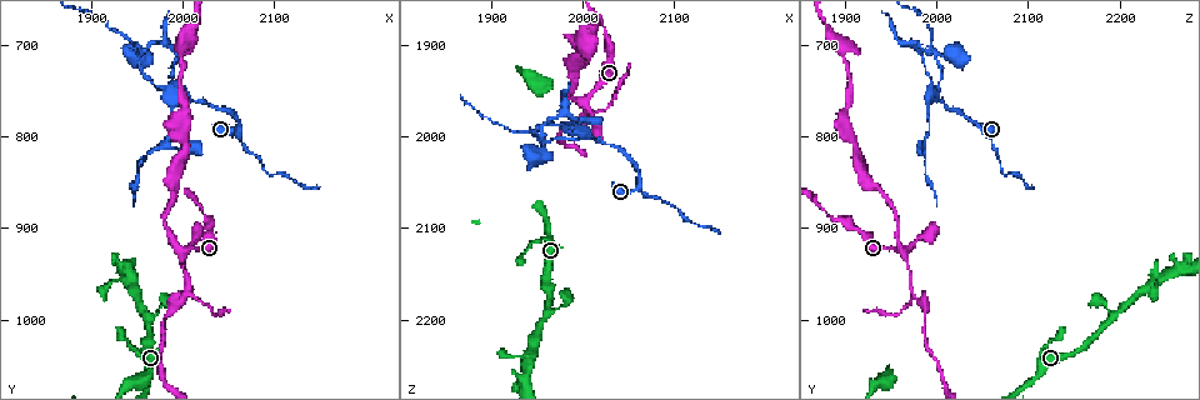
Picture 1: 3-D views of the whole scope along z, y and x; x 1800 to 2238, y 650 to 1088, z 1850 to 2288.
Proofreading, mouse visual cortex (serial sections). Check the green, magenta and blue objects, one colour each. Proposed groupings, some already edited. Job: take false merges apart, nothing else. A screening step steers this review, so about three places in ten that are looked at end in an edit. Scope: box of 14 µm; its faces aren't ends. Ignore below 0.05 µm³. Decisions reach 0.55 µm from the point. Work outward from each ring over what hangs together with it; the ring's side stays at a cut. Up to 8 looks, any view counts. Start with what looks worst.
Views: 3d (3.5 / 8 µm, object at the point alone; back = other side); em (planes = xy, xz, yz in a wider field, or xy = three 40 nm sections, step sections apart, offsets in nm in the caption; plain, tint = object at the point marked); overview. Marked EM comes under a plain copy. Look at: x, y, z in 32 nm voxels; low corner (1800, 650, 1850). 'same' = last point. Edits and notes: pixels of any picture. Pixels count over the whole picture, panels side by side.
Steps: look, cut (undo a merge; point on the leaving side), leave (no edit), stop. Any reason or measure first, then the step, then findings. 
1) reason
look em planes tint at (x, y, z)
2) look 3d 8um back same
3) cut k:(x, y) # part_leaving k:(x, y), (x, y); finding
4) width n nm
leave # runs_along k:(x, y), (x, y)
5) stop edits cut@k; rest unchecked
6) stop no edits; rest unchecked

four-way junction
look 3d 8um at (1990, 750, 1995)

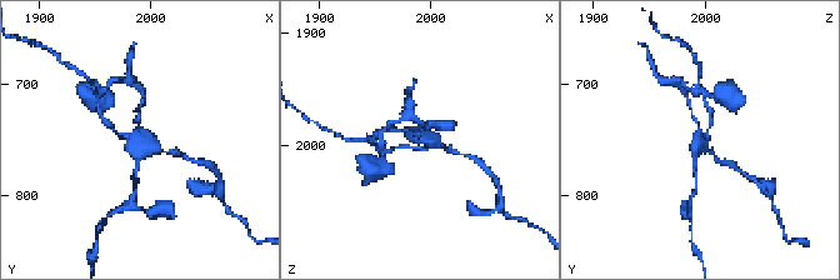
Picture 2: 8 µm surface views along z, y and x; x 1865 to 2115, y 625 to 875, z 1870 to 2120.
shape alone is not enough
look em planes tint at (1992, 754, 1994)

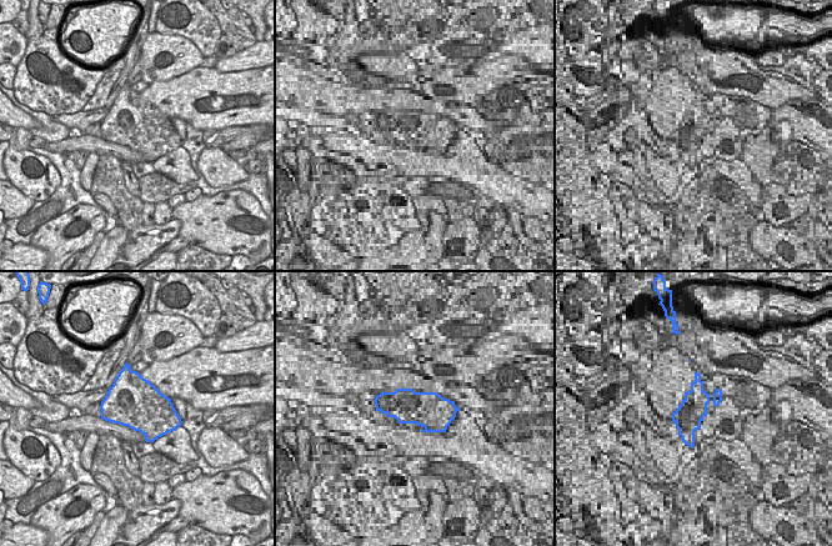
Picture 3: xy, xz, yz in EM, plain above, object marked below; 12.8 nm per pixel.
cut 2:(131, 149) # a second cell is stuck on

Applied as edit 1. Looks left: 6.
see it whole again
look overview

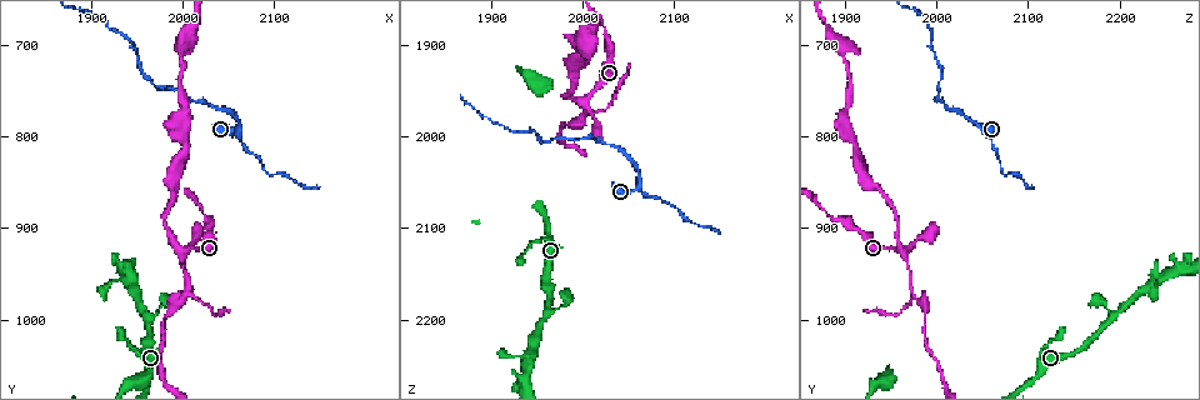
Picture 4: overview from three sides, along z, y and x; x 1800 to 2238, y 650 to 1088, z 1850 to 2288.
branch point
look em xy step 2 tint at (2005, 970, 1970)

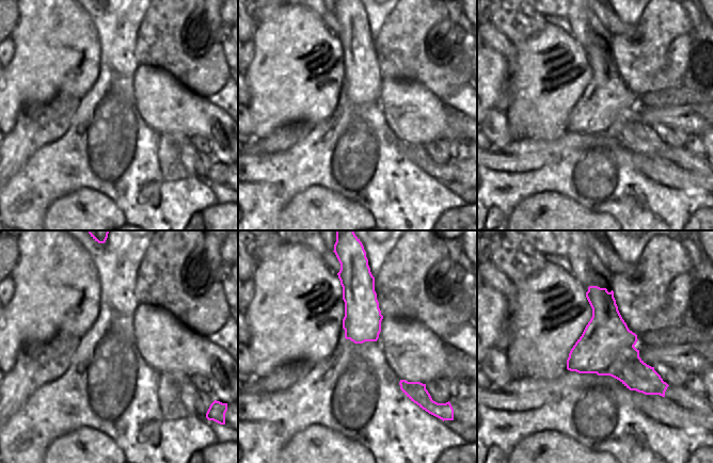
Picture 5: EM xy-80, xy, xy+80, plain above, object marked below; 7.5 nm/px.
look 3d 3.5um same

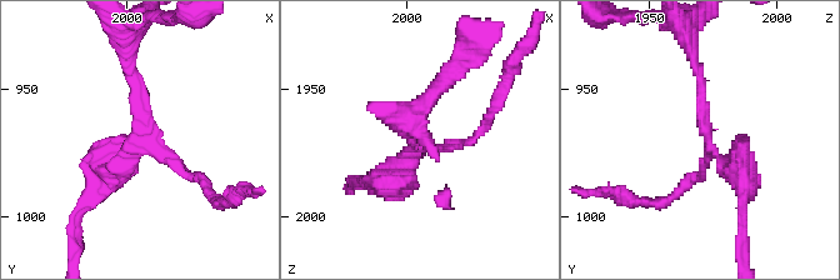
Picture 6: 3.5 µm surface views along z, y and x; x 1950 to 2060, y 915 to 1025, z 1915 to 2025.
cut 6:(185, 174) # part_leaving 6:(150, 148), (228, 201); two cells meet here

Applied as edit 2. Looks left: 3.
look overview

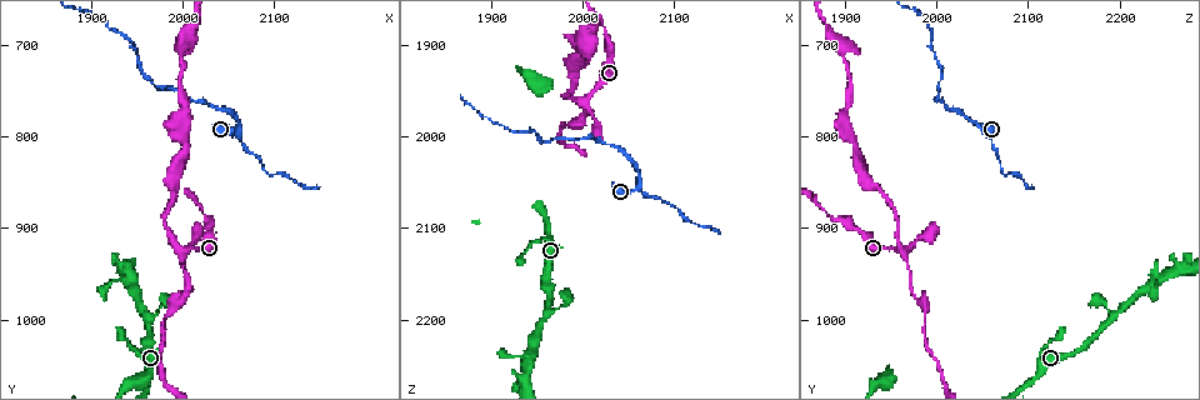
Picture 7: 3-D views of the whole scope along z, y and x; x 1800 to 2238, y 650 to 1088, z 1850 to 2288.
abrupt turn
look 3d 3.5um at (1940, 955, 2240)

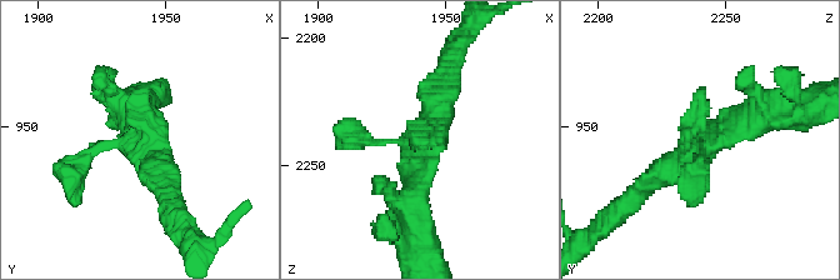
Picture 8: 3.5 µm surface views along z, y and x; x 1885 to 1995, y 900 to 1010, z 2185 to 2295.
now the EM
look em xy step 3 tint at (1939, 956, 2242)

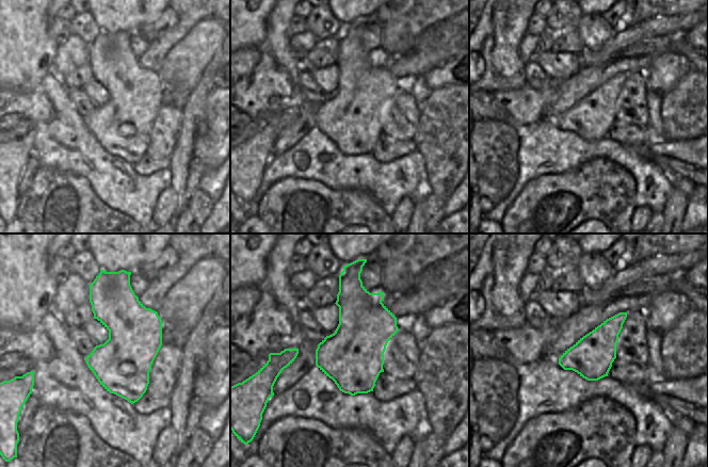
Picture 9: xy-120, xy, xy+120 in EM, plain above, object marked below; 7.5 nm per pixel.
leave # runs_along 8:(644, 186), (755, 114), (775, 114); one cell here

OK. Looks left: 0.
stop edits cut@2, cut@6; rest unchecked

